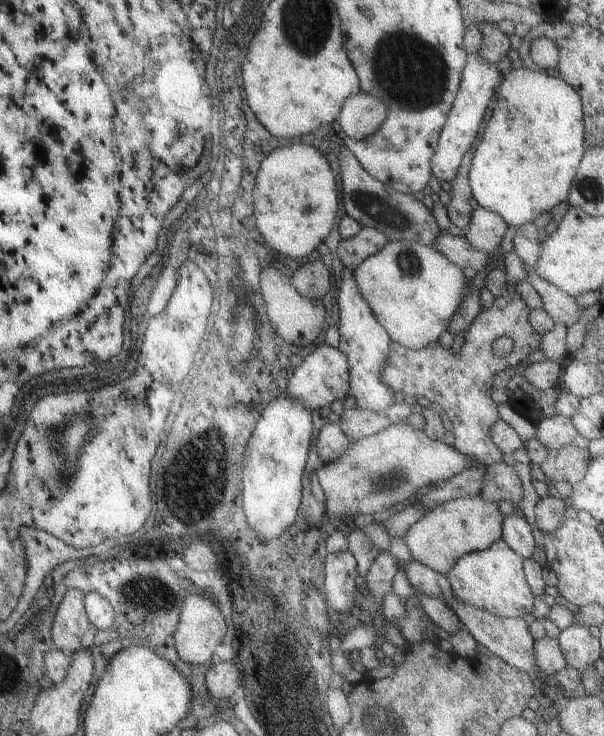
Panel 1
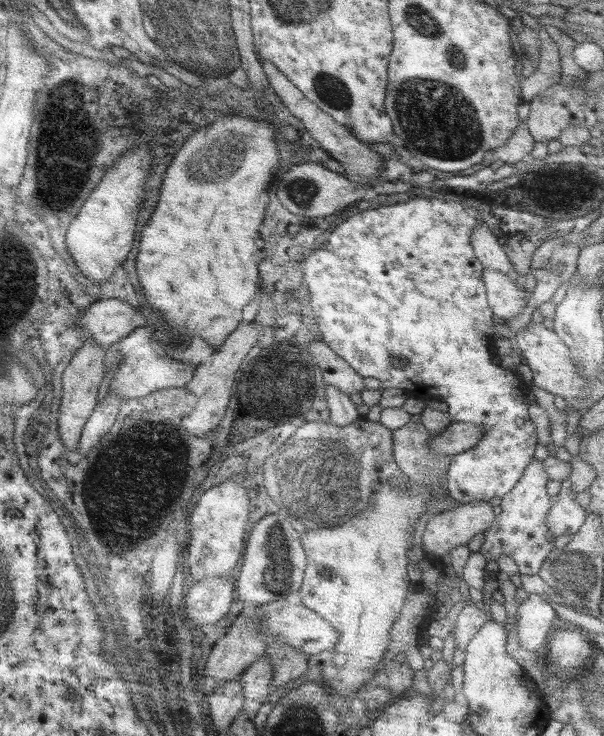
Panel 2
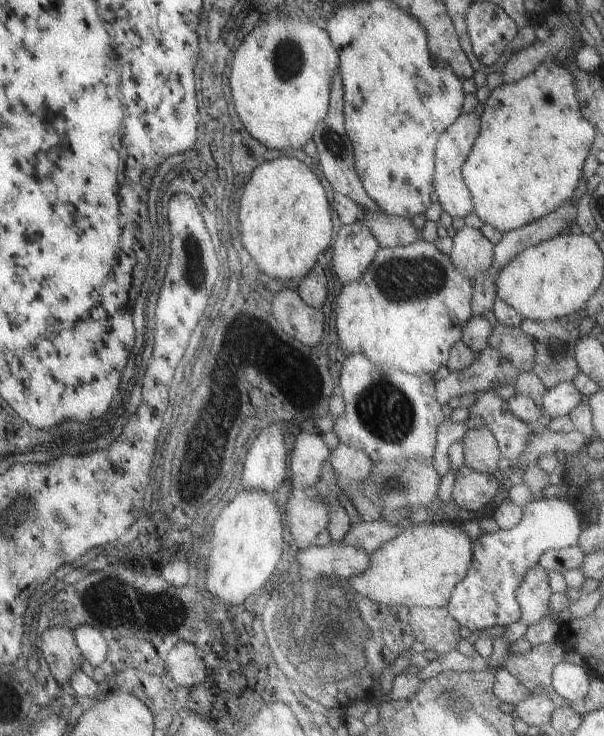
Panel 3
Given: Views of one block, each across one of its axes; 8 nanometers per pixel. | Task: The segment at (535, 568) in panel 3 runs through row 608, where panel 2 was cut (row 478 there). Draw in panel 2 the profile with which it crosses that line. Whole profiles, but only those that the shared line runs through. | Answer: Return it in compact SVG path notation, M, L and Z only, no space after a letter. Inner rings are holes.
M532 458L511 490L500 496L499 514L483 533L483 543L478 552L486 562L496 561L499 556L509 556L517 565L519 575L537 575L548 556L553 555L553 540L545 522L550 507L549 495L545 493L547 475L541 460Z

